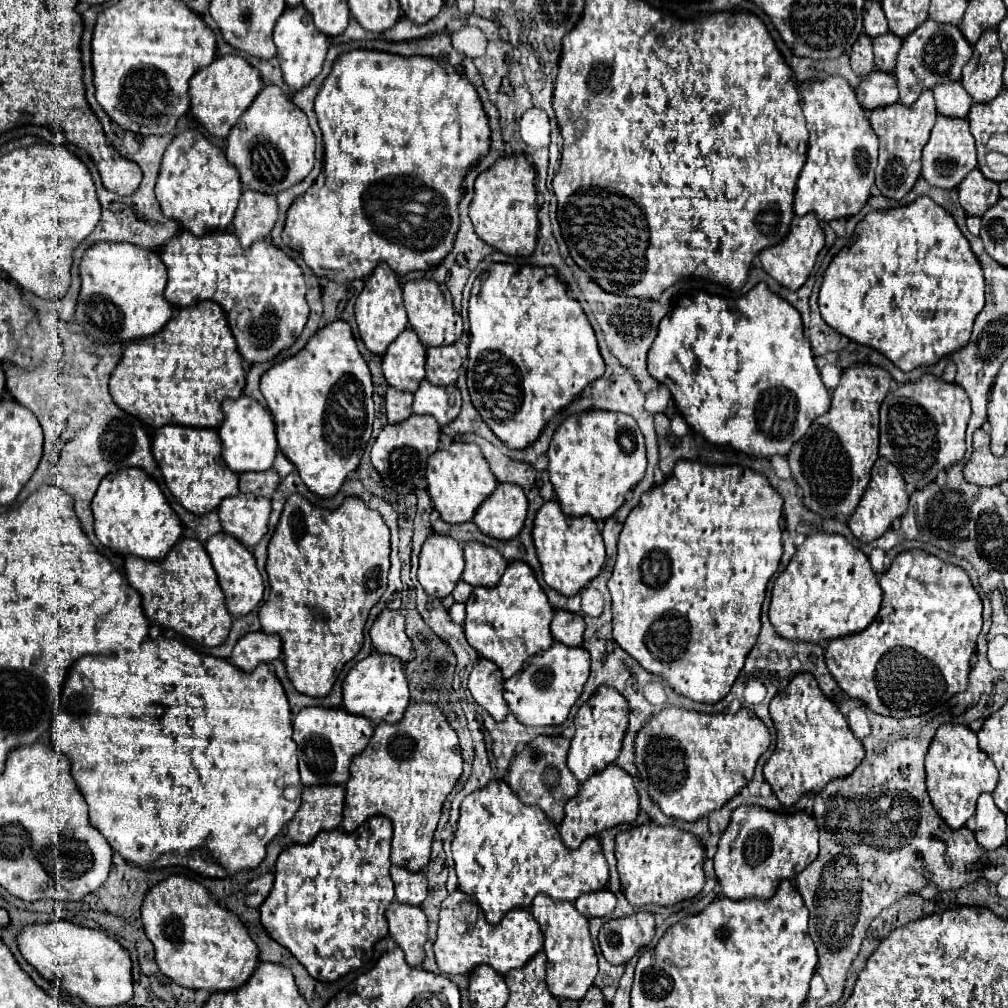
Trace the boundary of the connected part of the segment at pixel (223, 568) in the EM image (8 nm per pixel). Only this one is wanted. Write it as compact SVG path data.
M227 533L213 535L205 543L205 549L207 549L207 553L209 553L211 561L213 561L215 571L217 571L219 585L223 589L229 613L235 619L251 613L253 607L257 607L261 603L261 599L263 599L263 579L261 579L261 575L259 575L259 571L255 567L255 559L253 559L251 551L245 545L241 545L235 537L229 537Z

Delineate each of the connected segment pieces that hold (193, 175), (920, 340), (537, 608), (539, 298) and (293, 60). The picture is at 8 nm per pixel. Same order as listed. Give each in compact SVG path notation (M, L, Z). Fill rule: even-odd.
M185 131L165 149L161 161L155 195L165 217L181 223L183 229L201 237L213 231L225 231L235 215L237 201L241 197L241 179L233 165L229 165L225 153L207 141L199 131Z
M919 197L917 201L913 201L911 205L905 205L905 207L897 207L897 209L889 209L889 211L871 211L863 221L857 223L855 235L857 235L857 239L849 247L843 247L833 257L833 261L829 263L829 267L827 267L825 275L823 275L823 283L821 283L817 301L819 301L821 317L825 319L825 323L829 327L833 327L835 331L839 331L841 335L849 337L851 341L877 349L879 353L889 357L901 371L911 371L911 369L921 367L921 365L933 365L941 357L951 355L953 351L961 349L969 341L973 321L979 315L979 311L983 309L983 305L985 305L985 279L983 279L981 265L979 265L977 257L973 257L973 251L969 249L969 243L963 237L963 233L959 231L953 217L945 209L935 205L929 197Z
M511 561L495 587L475 587L473 597L469 597L465 605L467 615L463 629L469 645L481 657L493 661L501 669L503 679L515 675L529 657L549 649L553 643L549 625L555 609L549 605L533 569L523 561Z
M503 265L503 267L499 267L499 271L495 271L495 267L493 267L493 271L491 273L485 273L485 275L481 275L475 283L473 283L473 289L471 289L471 299L469 299L469 323L471 323L471 343L469 343L469 365L467 365L467 387L469 387L469 393L471 393L471 401L473 401L473 405L475 405L475 409L481 413L481 417L483 417L483 421L491 427L491 431L503 441L503 443L507 443L511 449L523 449L523 447L527 447L527 445L531 445L537 437L539 437L539 433L541 433L541 429L547 425L547 421L555 415L555 411L559 411L559 409L563 409L563 407L567 407L577 395L581 395L581 391L591 383L591 381L595 381L595 379L599 379L603 373L605 373L605 363L603 363L603 357L601 357L601 353L599 353L599 347L597 347L597 339L595 339L595 333L593 333L593 327L591 327L591 323L587 321L587 315L583 313L583 307L579 305L579 301L577 299L571 299L569 295L567 295L567 285L557 277L557 275L547 275L545 273L545 269L543 267L529 267L529 265L525 265L525 267L513 267L513 265Z
M303 5L285 9L285 13L275 23L273 41L275 41L275 47L277 47L277 59L281 63L283 79L285 79L289 89L299 91L299 89L307 87L321 73L323 61L325 61L325 55L327 55L327 47L329 47L327 35L323 35L313 25L313 17L307 9L303 9Z

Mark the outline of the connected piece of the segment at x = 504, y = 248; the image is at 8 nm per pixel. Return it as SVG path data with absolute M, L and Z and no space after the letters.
M523 153L499 157L475 179L475 195L469 205L469 217L475 225L475 233L505 255L529 257L535 251L539 229L539 205L535 201L535 191L535 167Z

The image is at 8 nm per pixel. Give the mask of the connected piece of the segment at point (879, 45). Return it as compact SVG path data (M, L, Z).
M893 33L873 37L873 53L875 53L875 67L881 71L893 71L897 53L901 49L903 39L897 39Z

